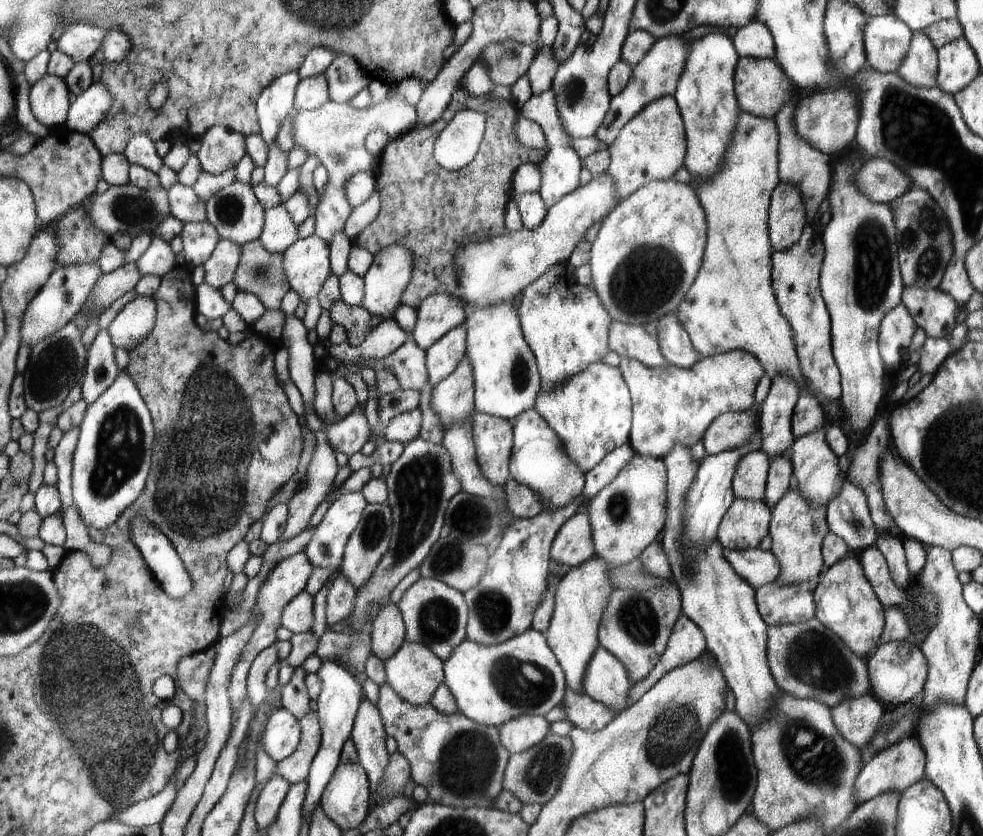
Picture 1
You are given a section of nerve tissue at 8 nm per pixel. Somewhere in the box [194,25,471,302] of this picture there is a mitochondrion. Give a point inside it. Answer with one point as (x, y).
(231, 207)

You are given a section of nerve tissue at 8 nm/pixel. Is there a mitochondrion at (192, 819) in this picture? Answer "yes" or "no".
no

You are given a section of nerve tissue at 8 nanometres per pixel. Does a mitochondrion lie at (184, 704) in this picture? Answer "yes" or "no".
no

